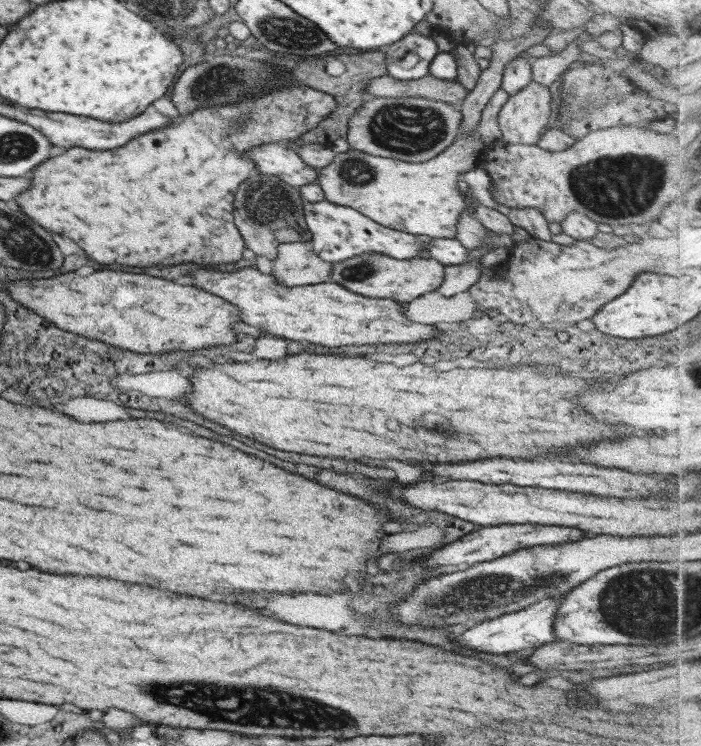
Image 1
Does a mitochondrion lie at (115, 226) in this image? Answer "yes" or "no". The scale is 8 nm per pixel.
no

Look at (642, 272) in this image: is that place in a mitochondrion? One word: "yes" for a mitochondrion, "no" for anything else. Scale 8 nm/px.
no

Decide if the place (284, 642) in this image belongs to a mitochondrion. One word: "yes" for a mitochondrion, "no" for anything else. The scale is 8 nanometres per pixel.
no

